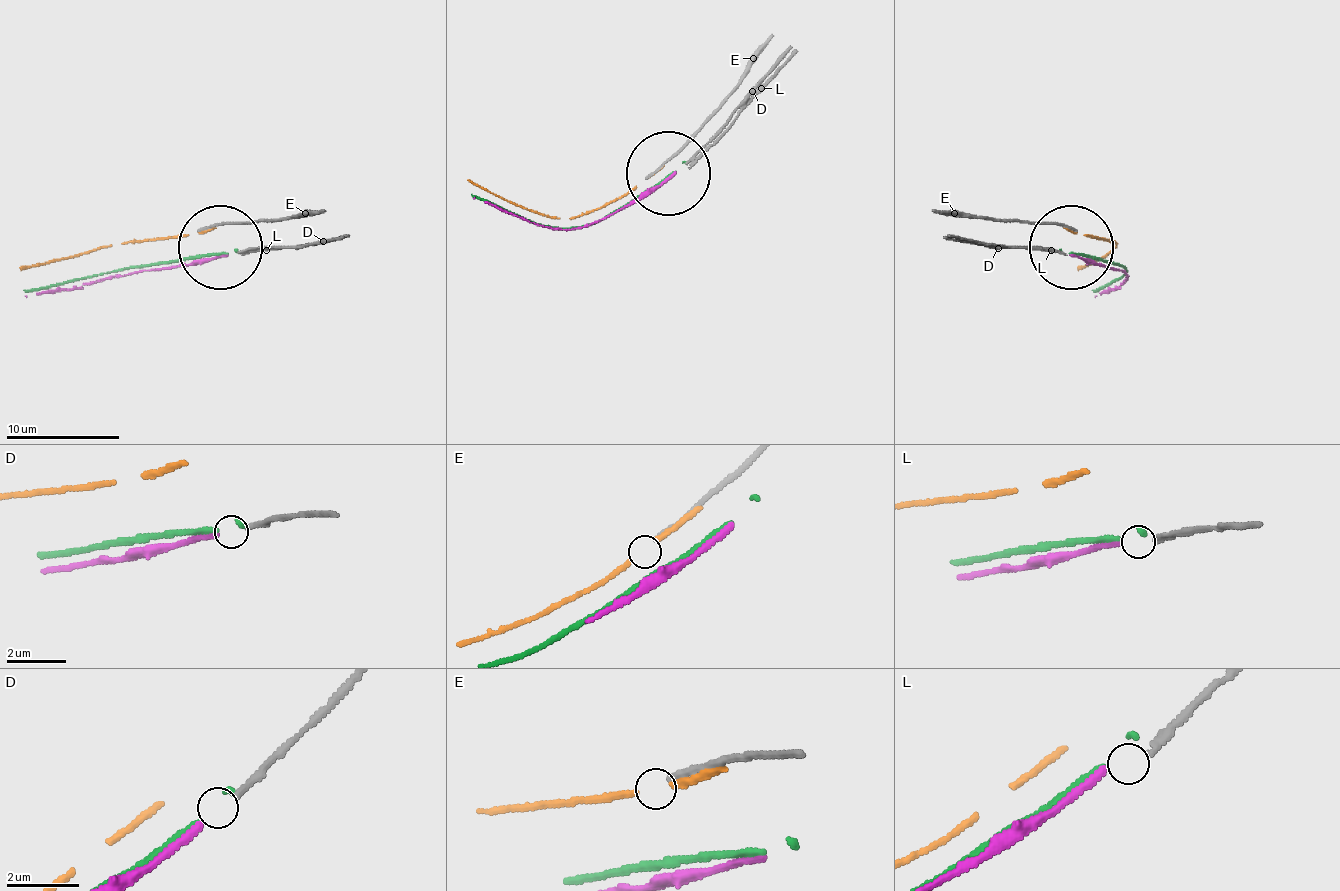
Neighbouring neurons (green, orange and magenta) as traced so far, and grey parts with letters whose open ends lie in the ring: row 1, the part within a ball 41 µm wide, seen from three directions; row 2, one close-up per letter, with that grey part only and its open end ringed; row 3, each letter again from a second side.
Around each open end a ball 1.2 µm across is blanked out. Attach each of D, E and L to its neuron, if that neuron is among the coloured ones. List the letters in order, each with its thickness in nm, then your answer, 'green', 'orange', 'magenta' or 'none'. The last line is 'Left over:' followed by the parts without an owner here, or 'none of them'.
D: 170 nm | magenta
E: 180 nm | none
L: 160 nm | none
Left over: E, L

